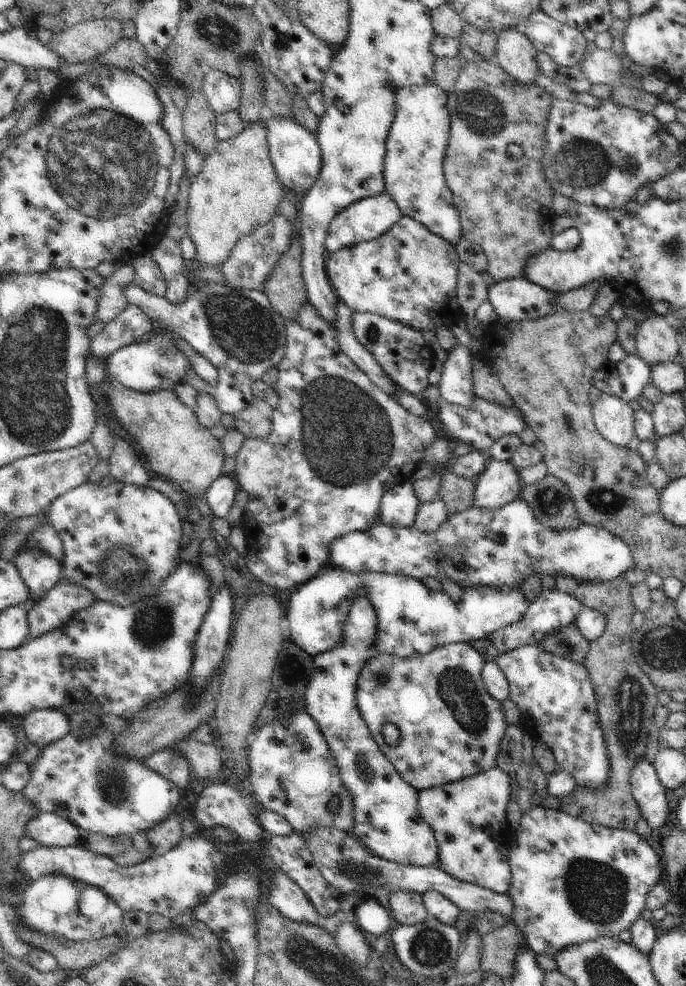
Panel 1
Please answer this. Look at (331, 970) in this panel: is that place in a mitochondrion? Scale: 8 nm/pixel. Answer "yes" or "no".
yes

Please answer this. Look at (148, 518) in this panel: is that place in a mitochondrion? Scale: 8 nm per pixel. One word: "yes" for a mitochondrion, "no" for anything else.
no

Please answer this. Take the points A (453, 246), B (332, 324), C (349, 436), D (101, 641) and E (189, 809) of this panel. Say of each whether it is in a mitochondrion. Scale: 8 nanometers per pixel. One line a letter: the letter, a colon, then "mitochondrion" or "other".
A: other
B: other
C: mitochondrion
D: other
E: other

